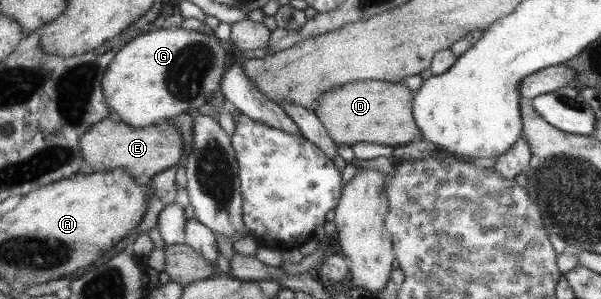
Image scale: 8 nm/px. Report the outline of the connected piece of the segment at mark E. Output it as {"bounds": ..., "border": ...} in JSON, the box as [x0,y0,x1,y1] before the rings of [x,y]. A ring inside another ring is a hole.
{"bounds":[79,115,182,185],"border":[[[110,115],[92,125],[79,139],[80,155],[84,159],[81,173],[124,169],[140,185],[148,184],[155,174],[170,168],[182,156],[182,135],[170,119],[147,127],[131,127]]]}

